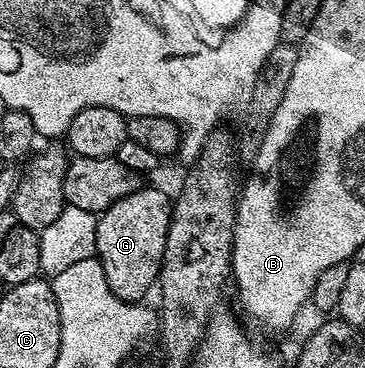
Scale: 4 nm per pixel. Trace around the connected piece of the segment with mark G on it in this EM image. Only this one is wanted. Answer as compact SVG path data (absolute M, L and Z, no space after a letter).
M144 185L129 196L117 200L98 215L95 257L103 269L103 278L113 296L126 302L144 301L147 293L159 281L159 269L165 256L167 233L171 223L172 199L163 190Z

